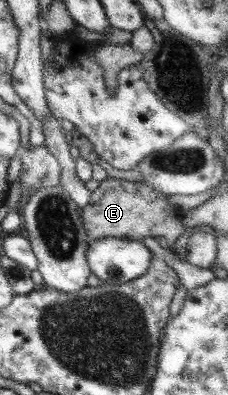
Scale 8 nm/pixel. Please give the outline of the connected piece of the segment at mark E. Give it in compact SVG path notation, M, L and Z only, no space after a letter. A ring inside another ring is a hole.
M106 176L90 192L88 203L80 209L83 228L88 240L107 237L140 241L147 236L163 236L172 248L175 239L182 233L190 234L189 228L180 224L177 210L167 203L166 196L142 182L114 179Z

